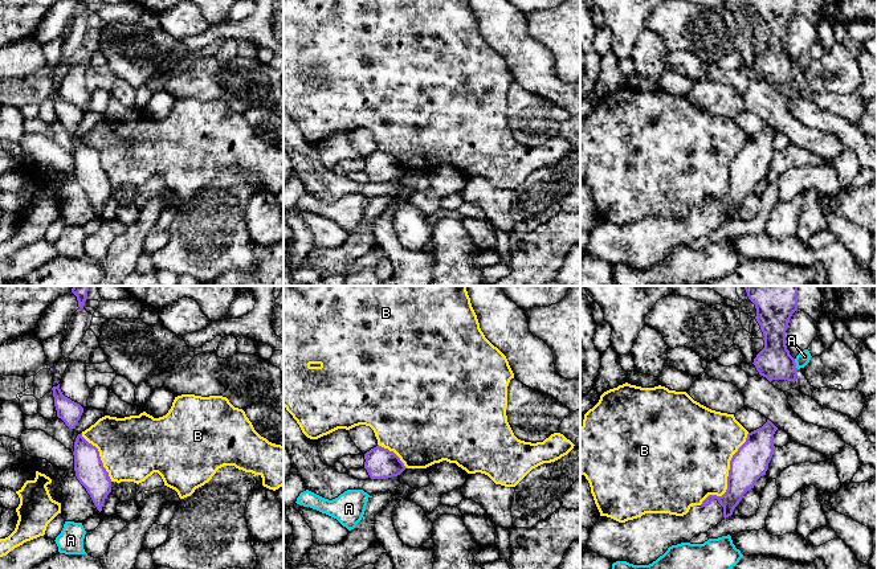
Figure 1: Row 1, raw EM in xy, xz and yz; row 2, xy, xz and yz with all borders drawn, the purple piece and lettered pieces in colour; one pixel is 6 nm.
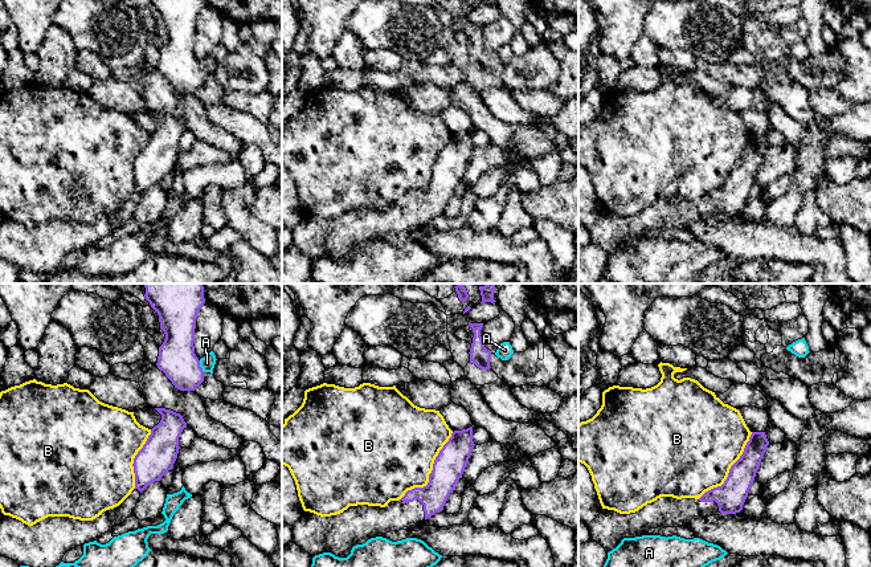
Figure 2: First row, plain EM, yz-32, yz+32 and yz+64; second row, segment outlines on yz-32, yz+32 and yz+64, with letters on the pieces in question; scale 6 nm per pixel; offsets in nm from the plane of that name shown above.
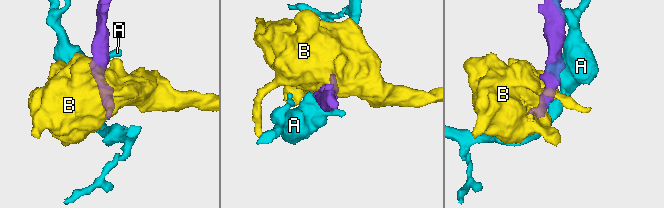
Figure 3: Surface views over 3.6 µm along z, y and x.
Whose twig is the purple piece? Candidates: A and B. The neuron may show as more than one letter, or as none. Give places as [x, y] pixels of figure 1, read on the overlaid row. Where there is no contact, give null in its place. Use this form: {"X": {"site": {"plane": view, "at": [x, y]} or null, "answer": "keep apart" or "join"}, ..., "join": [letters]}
{"A": {"site": {"plane": "yz", "at": [795, 364]}, "answer": "keep apart"}, "B": {"site": {"plane": "yz", "at": [729, 475]}, "answer": "keep apart"}, "join": []}

